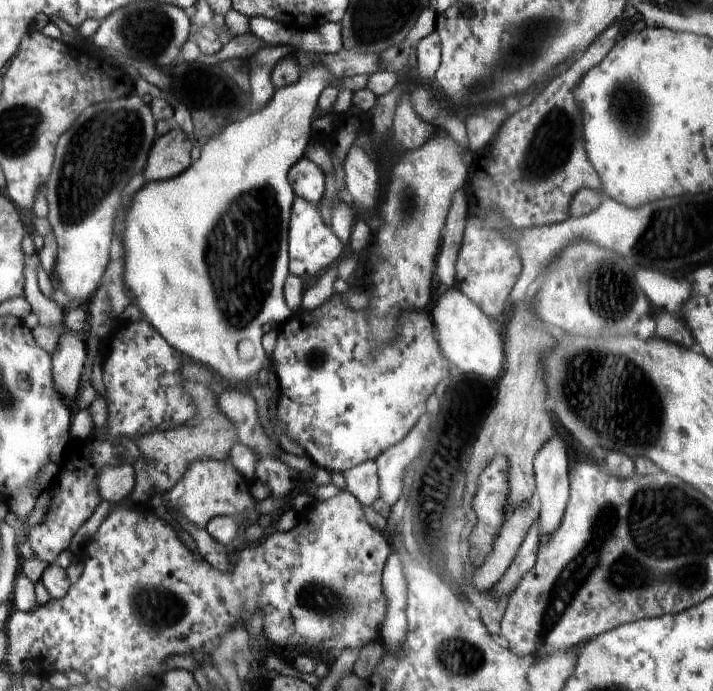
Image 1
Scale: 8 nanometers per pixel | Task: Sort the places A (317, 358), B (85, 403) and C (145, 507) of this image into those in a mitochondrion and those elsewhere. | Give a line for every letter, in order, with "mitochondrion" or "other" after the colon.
A: mitochondrion
B: other
C: other

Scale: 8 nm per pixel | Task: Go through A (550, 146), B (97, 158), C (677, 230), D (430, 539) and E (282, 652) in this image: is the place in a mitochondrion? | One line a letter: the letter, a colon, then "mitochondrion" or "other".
A: mitochondrion
B: mitochondrion
C: mitochondrion
D: mitochondrion
E: other

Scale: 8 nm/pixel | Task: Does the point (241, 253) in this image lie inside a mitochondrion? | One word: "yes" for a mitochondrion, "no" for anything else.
yes

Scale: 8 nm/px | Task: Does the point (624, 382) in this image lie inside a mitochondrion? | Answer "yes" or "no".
yes

